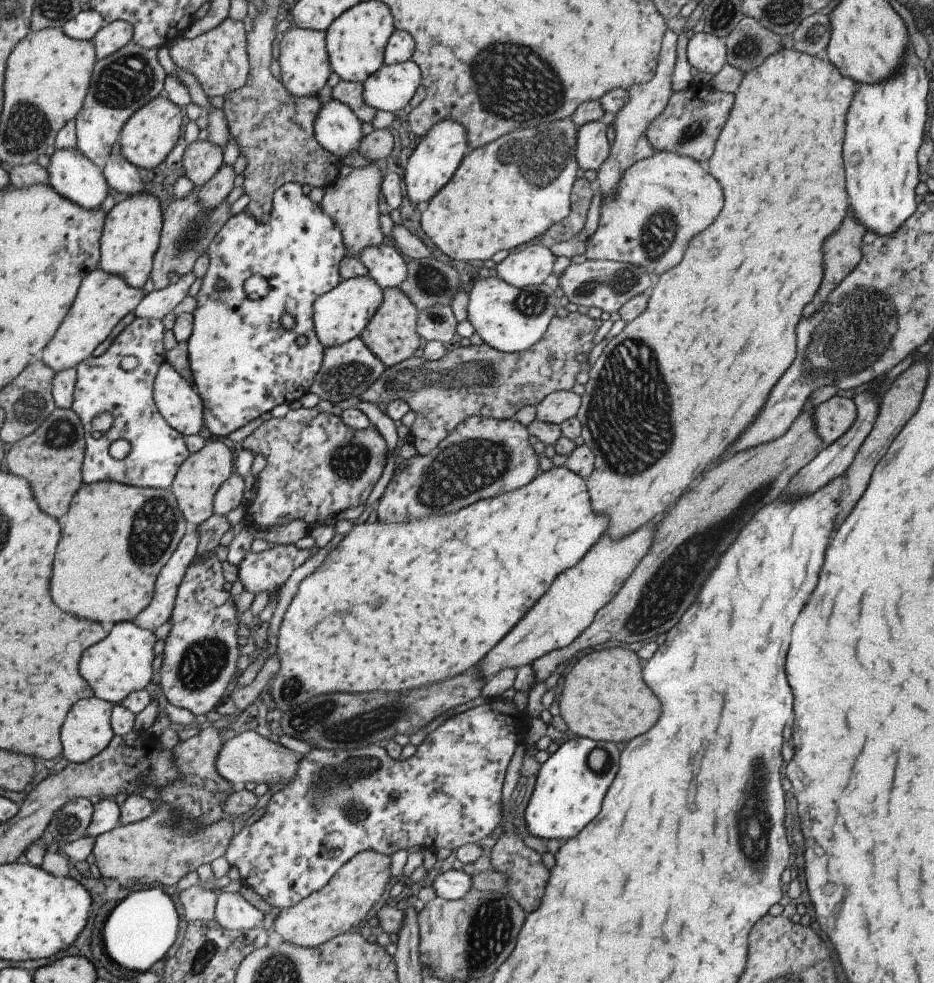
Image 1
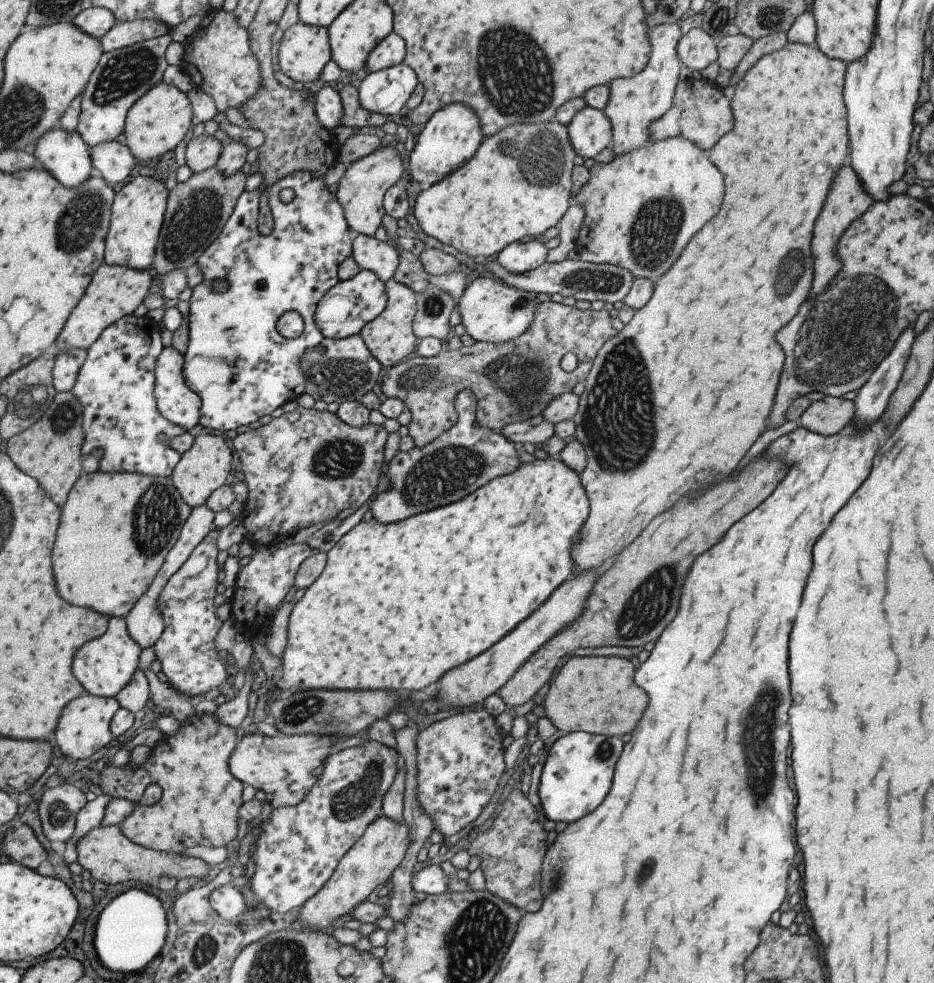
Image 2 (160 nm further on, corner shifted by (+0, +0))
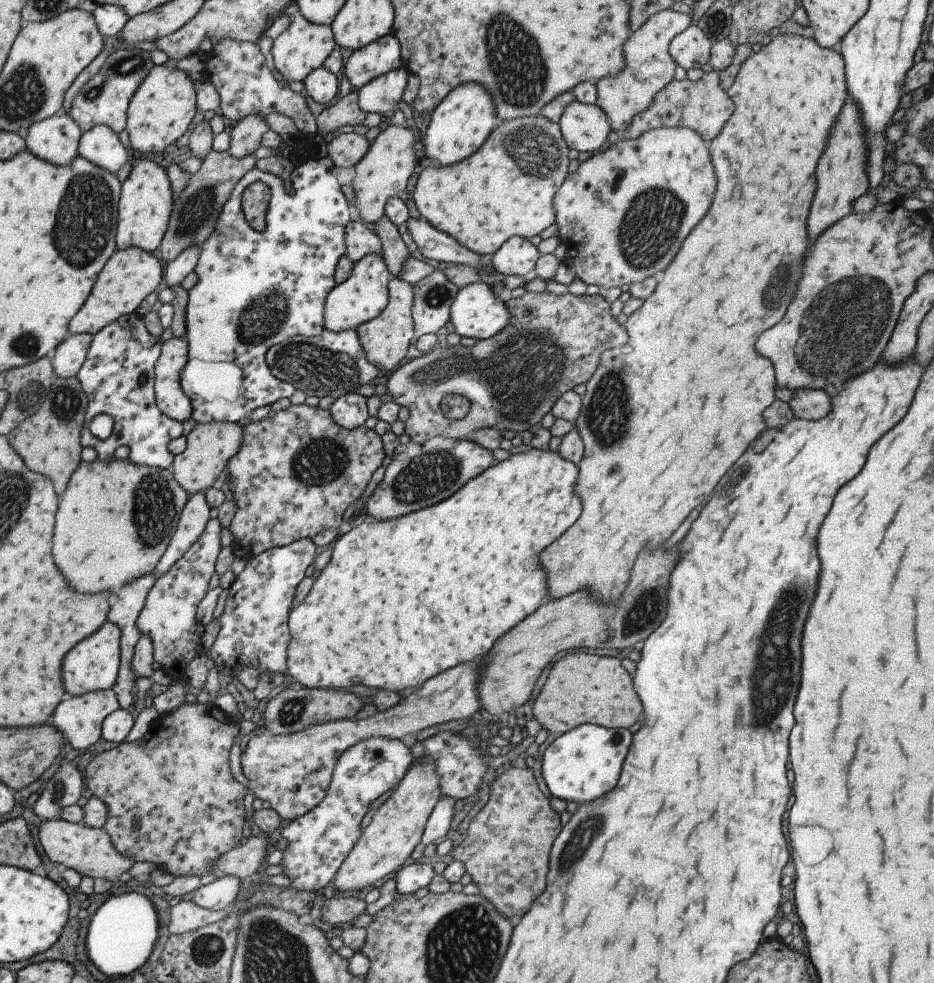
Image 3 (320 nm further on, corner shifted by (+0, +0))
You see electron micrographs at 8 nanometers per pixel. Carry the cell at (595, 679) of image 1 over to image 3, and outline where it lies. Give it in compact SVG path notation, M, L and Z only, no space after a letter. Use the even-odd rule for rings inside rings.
M571 652L555 660L532 704L534 718L547 732L563 734L579 724L629 728L641 714L641 704L631 688L631 678L617 658Z

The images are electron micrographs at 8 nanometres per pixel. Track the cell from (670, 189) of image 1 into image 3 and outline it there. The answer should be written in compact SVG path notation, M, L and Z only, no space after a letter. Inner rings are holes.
M684 126L657 127L643 134L636 136L634 139L620 138L611 143L610 146L603 150L590 155L585 155L585 161L581 161L573 172L568 172L555 191L552 198L552 209L555 215L555 226L557 226L558 240L565 246L563 264L569 264L574 268L575 277L587 284L595 284L598 287L609 288L611 286L621 286L621 284L631 284L641 282L643 279L659 276L679 250L683 238L691 232L691 228L703 218L703 214L709 208L713 188L715 188L715 176L711 168L711 160L707 154L708 144L694 130Z

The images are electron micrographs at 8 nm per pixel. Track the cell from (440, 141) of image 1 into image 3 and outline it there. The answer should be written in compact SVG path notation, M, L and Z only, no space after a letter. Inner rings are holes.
M461 83L452 88L428 118L421 157L437 160L435 165L455 164L471 156L498 123L490 92L479 83Z

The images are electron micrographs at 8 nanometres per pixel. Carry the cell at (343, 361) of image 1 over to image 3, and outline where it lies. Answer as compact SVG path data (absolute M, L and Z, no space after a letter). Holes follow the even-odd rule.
M324 328L317 336L293 335L269 347L265 360L275 378L291 384L305 396L317 398L351 393L360 384L371 384L378 371L367 362L354 329L331 332Z

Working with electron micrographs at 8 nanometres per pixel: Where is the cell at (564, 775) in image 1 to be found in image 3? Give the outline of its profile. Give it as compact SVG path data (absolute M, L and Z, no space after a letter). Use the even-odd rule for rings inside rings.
M583 724L560 734L542 754L541 774L547 790L565 802L573 800L576 804L603 796L615 786L629 744L629 730L607 730L595 724Z

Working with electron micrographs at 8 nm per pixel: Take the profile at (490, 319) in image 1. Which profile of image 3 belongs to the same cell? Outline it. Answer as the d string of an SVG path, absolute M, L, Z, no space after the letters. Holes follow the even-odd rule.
M481 281L458 287L455 298L451 301L448 321L453 326L453 332L460 337L488 339L499 332L510 319L504 302L495 298L487 285Z

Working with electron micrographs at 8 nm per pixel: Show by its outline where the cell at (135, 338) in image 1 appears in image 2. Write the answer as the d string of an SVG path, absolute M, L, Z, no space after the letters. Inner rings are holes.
M132 314L122 316L119 320L112 322L107 328L104 328L100 335L86 348L86 357L79 368L75 382L71 387L73 396L77 398L79 404L82 406L82 431L84 432L84 439L80 448L80 454L85 458L93 449L101 448L103 455L99 458L98 469L101 472L115 472L121 471L125 473L143 473L144 475L154 477L169 477L171 471L177 461L179 460L180 454L177 454L169 445L168 440L172 436L177 436L186 432L183 427L174 425L168 420L165 420L157 410L155 399L154 399L154 366L156 363L156 356L161 352L163 348L161 341L159 340L160 329L159 325L147 316L135 317Z

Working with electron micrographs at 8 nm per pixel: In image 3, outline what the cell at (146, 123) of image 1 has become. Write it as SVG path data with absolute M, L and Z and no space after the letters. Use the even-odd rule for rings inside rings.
M173 62L153 65L131 95L126 108L126 125L124 129L127 131L130 148L132 148L135 155L139 155L139 152L141 152L146 156L147 154L170 150L173 142L187 130L195 111L196 94L192 78L183 70L175 67Z

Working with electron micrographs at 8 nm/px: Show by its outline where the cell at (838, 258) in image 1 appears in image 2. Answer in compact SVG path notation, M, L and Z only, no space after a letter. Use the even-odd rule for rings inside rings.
M843 164L837 172L835 178L831 180L829 192L823 200L823 208L815 220L813 226L813 236L811 236L811 256L813 256L813 282L811 282L811 292L809 296L815 297L817 294L822 293L830 284L831 278L840 267L840 262L833 254L833 246L835 240L841 236L843 228L847 228L852 220L861 216L874 200L871 195L864 191L862 184L857 180L855 172L849 168L849 164ZM829 282L829 284L827 284Z

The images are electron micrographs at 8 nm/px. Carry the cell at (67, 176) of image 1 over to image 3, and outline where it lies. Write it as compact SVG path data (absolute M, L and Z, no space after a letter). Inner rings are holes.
M62 112L30 124L23 140L33 156L56 165L66 165L78 155L81 133L75 121Z

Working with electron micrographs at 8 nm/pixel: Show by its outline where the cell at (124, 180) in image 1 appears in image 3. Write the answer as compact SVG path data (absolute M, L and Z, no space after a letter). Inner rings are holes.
M95 125L81 133L77 152L85 160L115 173L127 161L127 150L108 126Z

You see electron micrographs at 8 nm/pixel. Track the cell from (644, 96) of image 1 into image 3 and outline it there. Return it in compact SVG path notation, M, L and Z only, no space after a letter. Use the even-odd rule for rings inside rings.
M663 9L652 14L640 27L629 34L622 44L623 68L615 75L605 75L596 80L597 105L607 116L610 127L616 133L623 132L631 118L650 107L654 94L671 80L675 61L669 56L669 41L690 22L690 14Z

